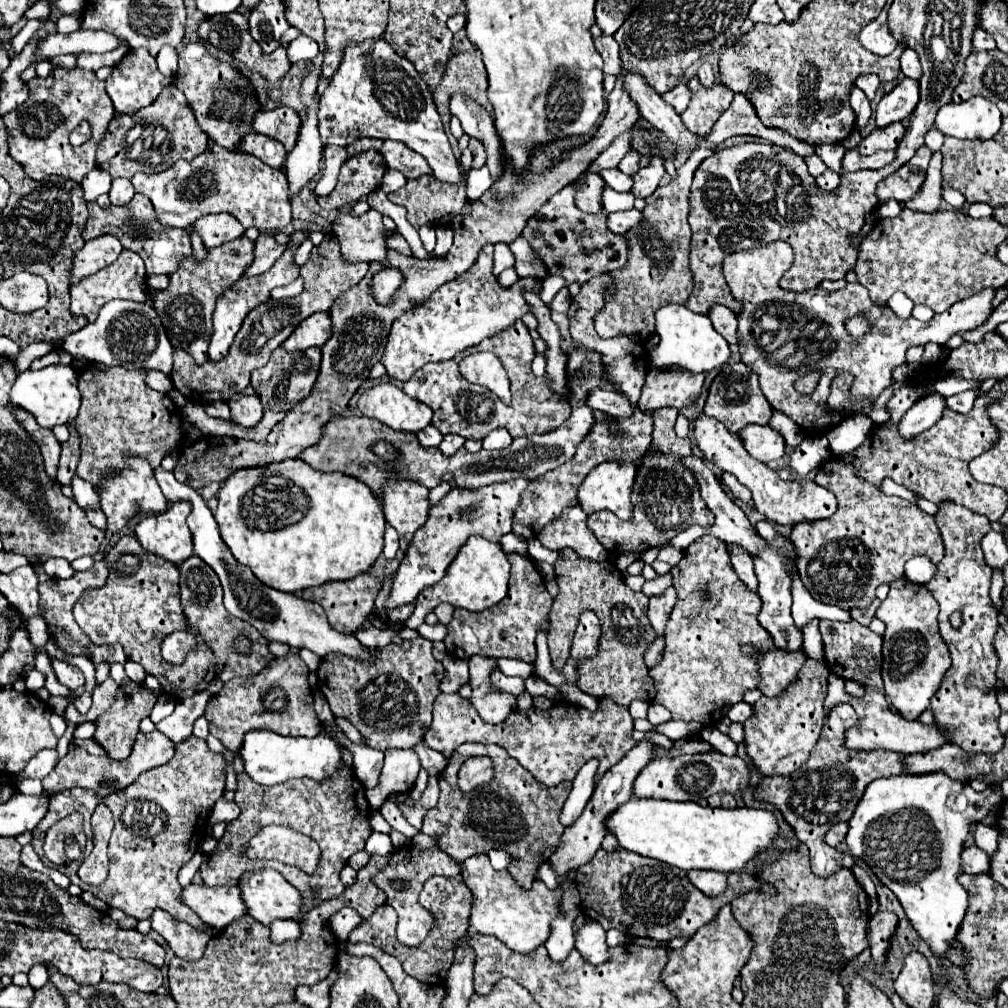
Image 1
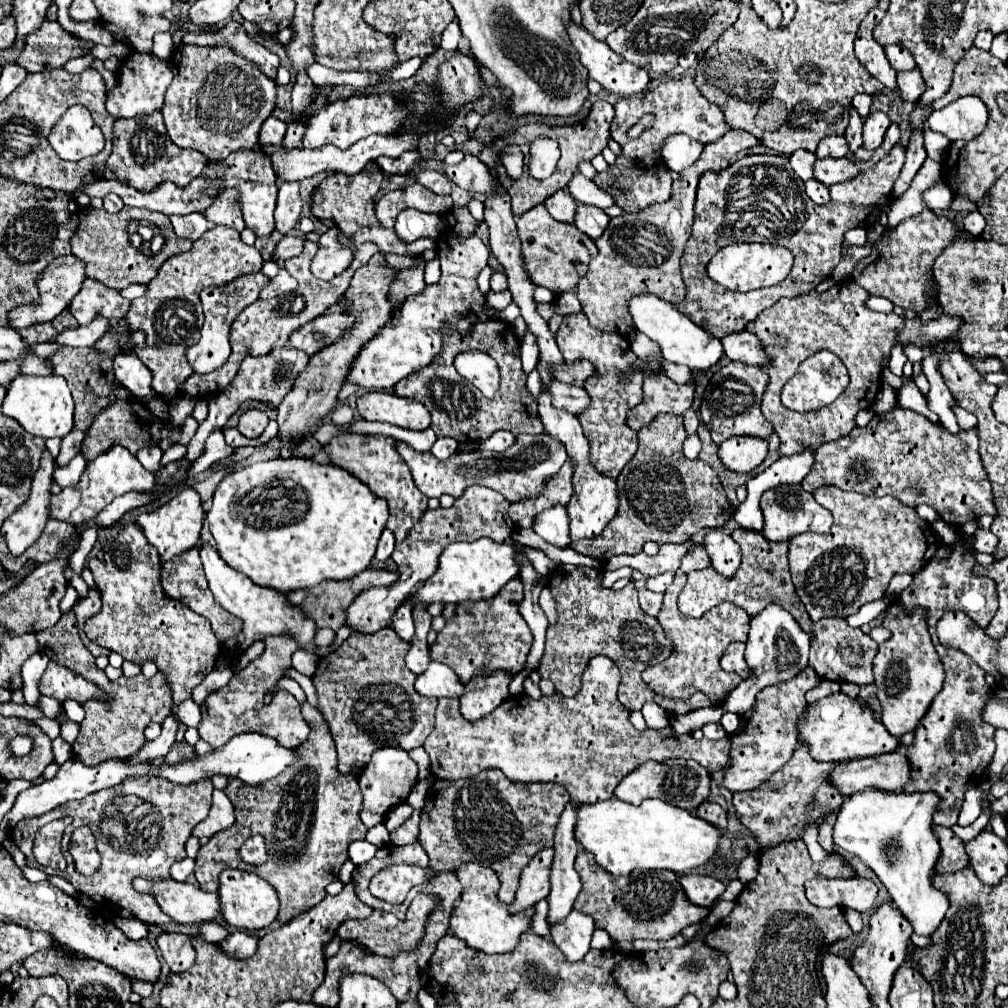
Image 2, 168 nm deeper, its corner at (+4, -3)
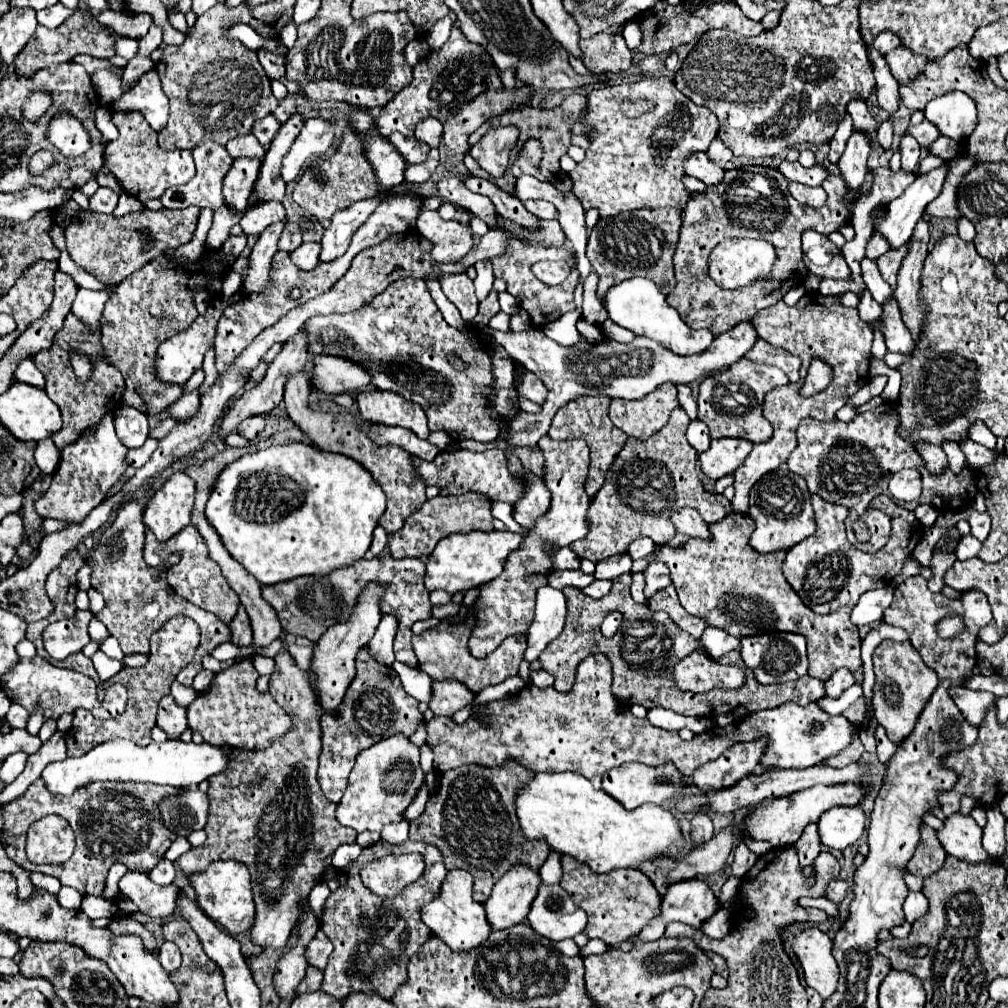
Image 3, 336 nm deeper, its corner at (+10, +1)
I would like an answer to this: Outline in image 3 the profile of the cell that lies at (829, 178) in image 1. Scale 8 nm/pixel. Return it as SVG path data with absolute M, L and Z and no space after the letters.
M790 182L788 184L788 192L800 204L808 204L808 206L814 206L814 208L820 208L826 202L826 192L820 186L818 188L810 188L810 186L800 186L800 184Z

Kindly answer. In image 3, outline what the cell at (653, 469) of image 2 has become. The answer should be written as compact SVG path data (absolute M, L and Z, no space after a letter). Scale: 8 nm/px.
M682 408L670 414L668 424L648 440L628 438L616 460L612 462L606 482L592 498L586 512L588 534L582 540L570 544L570 548L594 564L614 556L626 554L628 546L638 538L652 538L656 546L668 544L676 536L676 528L668 522L672 510L690 506L702 514L702 518L712 524L732 512L730 502L722 494L708 494L696 472L698 452L686 440L686 428L690 418Z

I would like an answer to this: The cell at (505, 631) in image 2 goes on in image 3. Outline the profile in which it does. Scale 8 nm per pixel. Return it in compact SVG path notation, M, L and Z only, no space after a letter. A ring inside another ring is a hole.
M471 606L460 608L458 617L446 618L442 620L438 626L412 636L412 646L414 652L420 660L420 668L432 678L432 680L458 680L462 682L468 690L472 690L474 694L478 694L482 688L490 686L490 684L498 684L502 680L506 680L508 676L518 674L518 666L524 658L524 650L526 650L526 638L508 638L504 640L488 658L484 660L476 660L472 658L472 654L466 648L466 640L470 629L475 624L474 608ZM461 616L463 617L461 620ZM464 616L467 616L464 620Z

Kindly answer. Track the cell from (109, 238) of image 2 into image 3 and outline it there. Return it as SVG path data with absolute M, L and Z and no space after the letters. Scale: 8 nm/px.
M188 206L184 210L140 210L114 218L112 214L96 214L82 210L66 228L66 244L72 260L104 284L120 284L132 272L158 258L166 248L186 244L198 222L200 208Z

